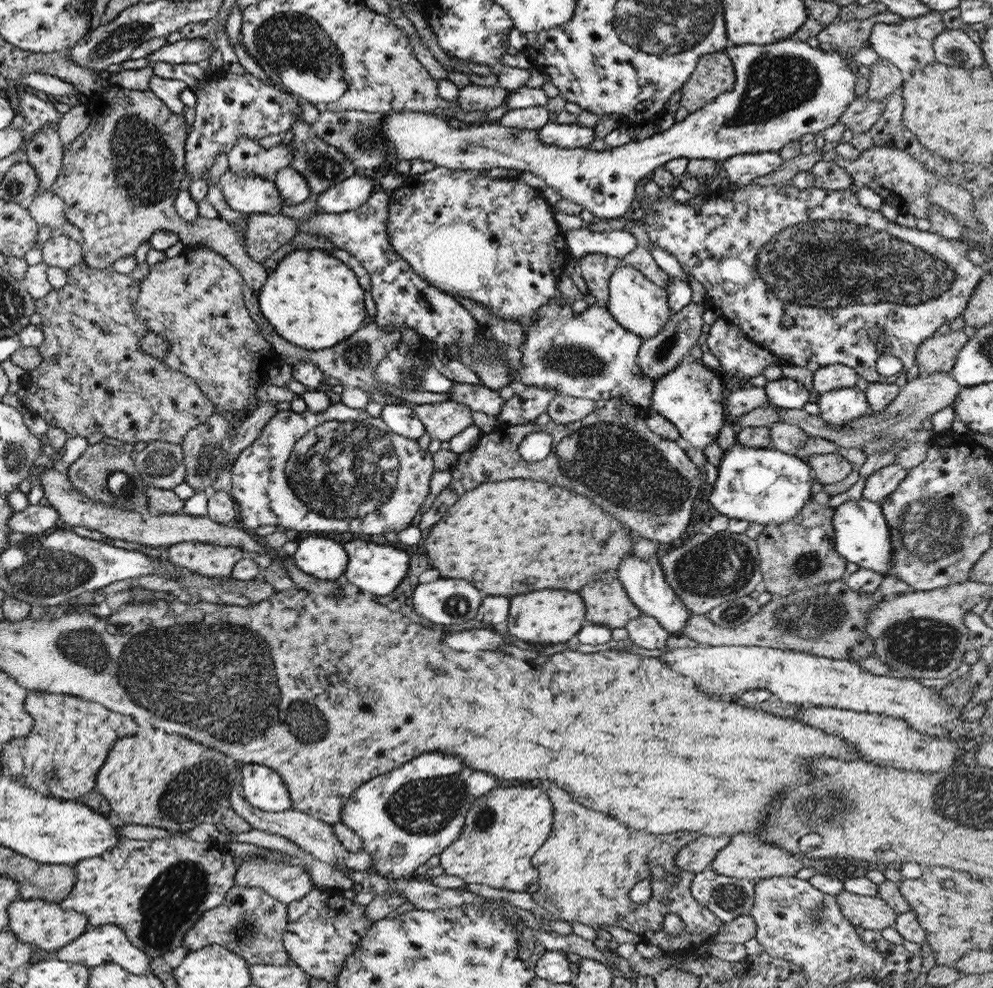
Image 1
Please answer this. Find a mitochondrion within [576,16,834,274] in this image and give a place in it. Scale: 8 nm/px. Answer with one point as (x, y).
(777, 82)

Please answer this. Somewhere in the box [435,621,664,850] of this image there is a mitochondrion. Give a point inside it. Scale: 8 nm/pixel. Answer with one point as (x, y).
(483, 818)

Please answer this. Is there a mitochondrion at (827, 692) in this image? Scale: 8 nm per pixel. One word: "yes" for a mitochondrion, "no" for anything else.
no

